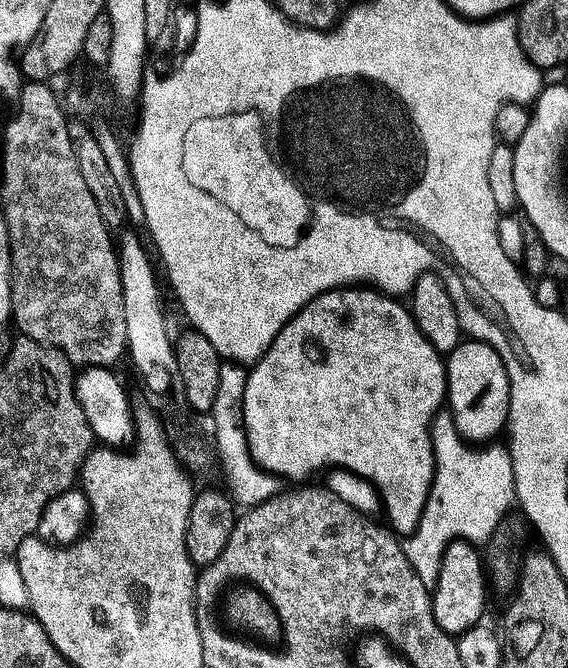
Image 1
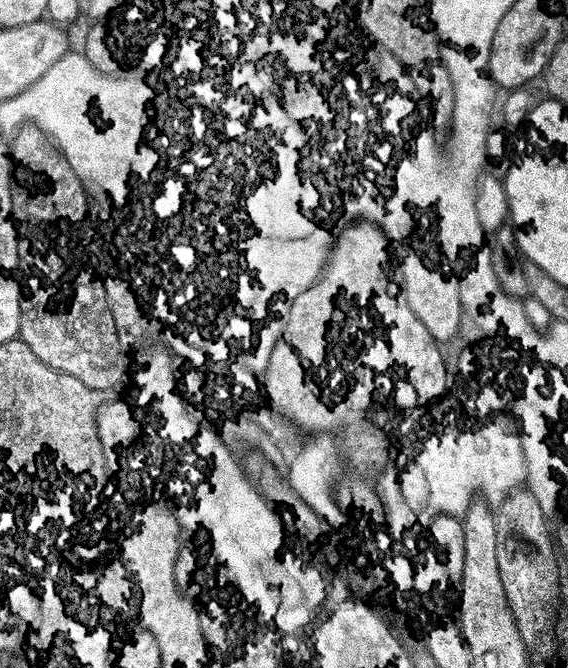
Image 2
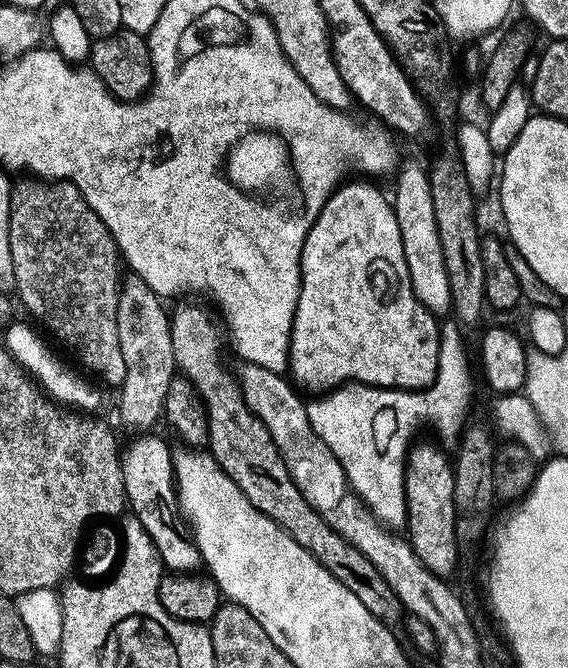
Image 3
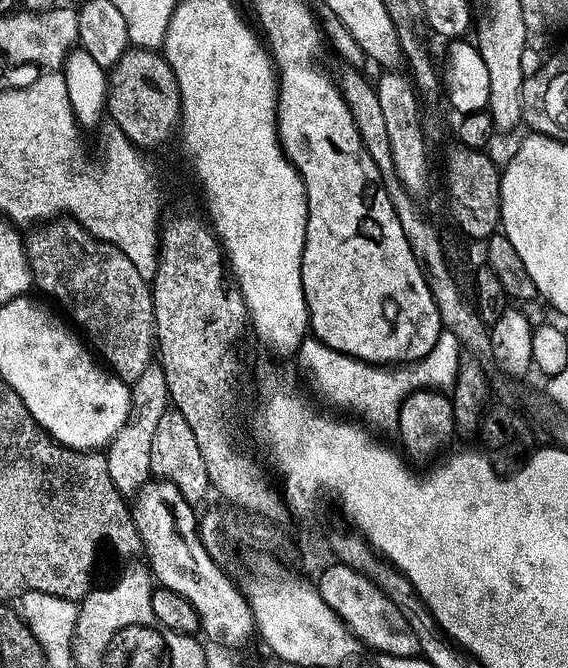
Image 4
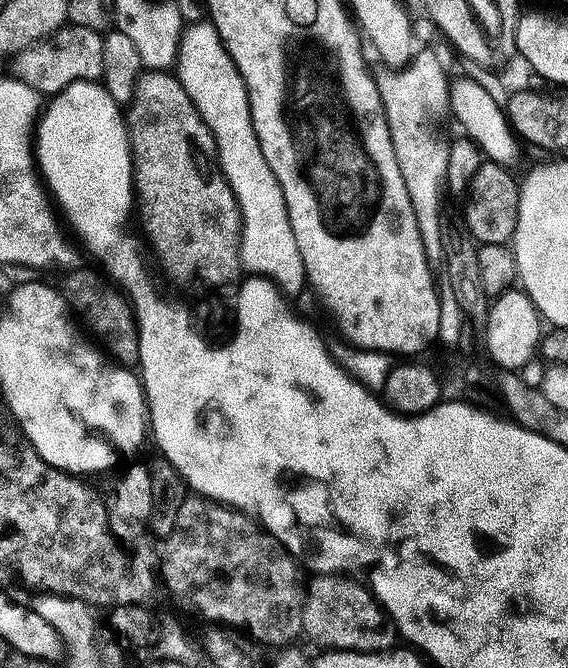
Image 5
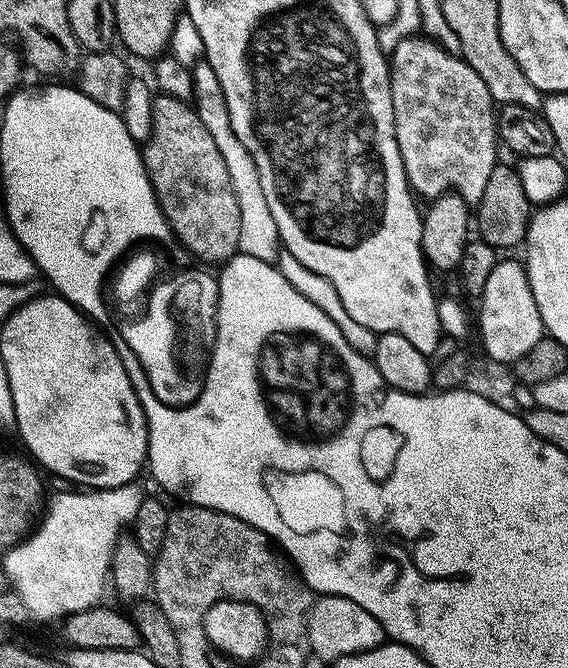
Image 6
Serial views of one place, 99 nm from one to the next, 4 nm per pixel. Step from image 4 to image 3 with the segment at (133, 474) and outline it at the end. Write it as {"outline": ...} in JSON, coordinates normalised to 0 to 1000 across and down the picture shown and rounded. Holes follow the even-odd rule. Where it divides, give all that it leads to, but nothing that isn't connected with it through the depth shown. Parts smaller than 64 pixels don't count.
{"outline":[[[245,413],[227,415],[217,421],[208,461],[208,484],[213,485],[208,506],[222,545],[220,575],[208,581],[211,626],[225,642],[257,650],[269,645],[289,623],[292,596],[312,573],[313,552],[306,536],[303,475],[298,463],[289,463],[290,451]]]}

